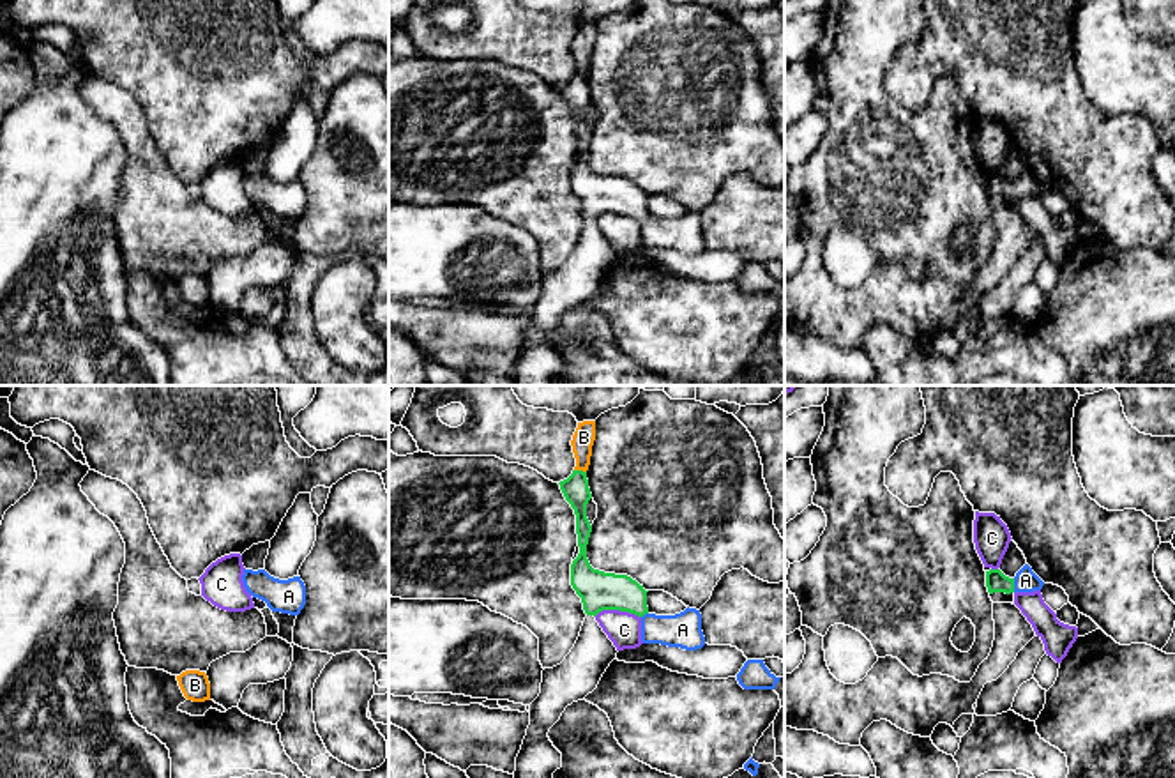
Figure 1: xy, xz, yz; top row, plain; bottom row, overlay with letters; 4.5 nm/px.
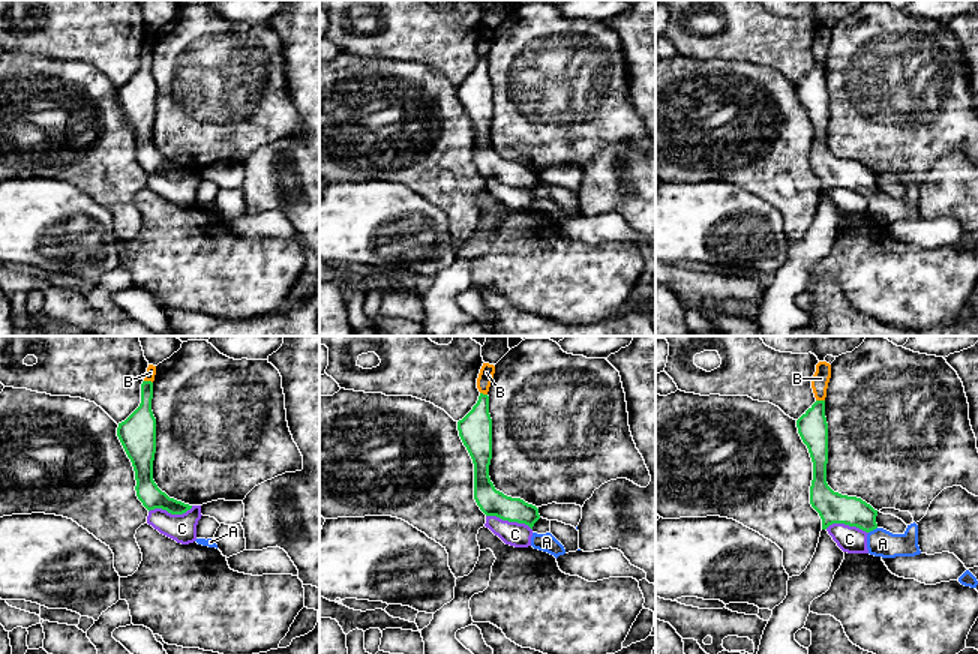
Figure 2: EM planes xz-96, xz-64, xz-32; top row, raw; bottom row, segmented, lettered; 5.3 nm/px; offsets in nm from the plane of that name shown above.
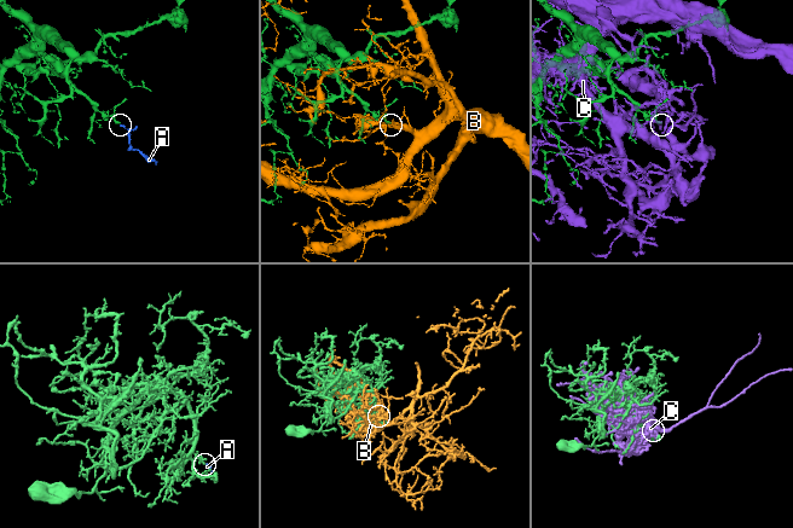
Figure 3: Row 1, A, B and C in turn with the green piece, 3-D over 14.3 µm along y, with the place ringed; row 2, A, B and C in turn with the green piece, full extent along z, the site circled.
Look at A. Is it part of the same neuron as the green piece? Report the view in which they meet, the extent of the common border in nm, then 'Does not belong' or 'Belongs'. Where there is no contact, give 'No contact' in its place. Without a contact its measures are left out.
Touches green in yz. Shared border 60 nm. Belongs

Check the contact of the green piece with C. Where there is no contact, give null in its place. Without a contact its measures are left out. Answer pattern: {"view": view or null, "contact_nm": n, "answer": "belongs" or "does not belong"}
{"view": "xz", "contact_nm": 220, "answer": "does not belong"}

